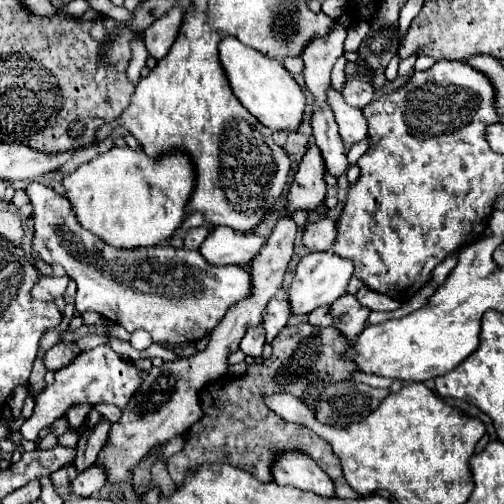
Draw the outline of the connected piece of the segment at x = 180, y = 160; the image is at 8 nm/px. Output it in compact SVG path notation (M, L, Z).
M114 146L98 158L80 164L76 172L64 176L66 198L86 230L102 238L106 244L126 250L140 246L156 246L168 240L184 218L184 204L192 194L192 168L184 156L168 156L168 160L152 160L144 152Z

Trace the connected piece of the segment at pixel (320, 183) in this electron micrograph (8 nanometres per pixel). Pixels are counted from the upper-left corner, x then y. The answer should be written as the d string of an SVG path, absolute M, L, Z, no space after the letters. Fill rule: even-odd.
M310 142L306 148L306 154L300 162L300 168L294 176L294 182L290 186L288 194L288 212L292 214L294 210L316 210L324 198L326 198L326 164L322 158L320 148Z

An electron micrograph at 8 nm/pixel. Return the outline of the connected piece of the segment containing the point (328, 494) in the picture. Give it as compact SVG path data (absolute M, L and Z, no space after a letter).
M284 452L276 456L272 474L274 482L282 486L294 486L324 498L332 498L336 494L330 476L312 458L300 452Z

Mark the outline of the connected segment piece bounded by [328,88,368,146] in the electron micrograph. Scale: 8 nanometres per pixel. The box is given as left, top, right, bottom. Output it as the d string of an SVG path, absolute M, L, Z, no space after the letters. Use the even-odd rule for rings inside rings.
M332 88L328 92L328 98L330 98L330 106L336 114L336 122L338 122L344 144L352 146L352 144L360 142L368 132L368 124L366 124L366 118L362 114L362 110L346 106L344 98L340 94L336 94Z

